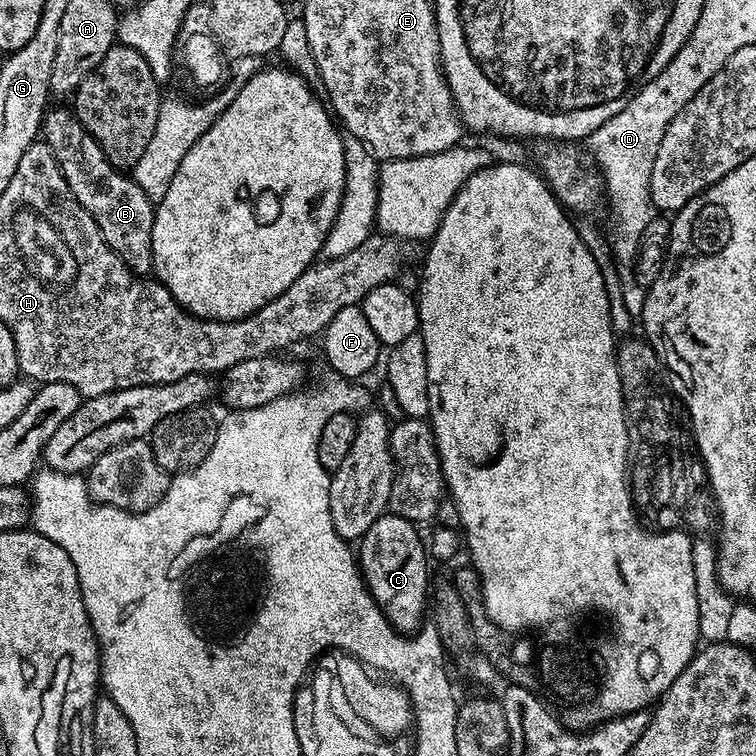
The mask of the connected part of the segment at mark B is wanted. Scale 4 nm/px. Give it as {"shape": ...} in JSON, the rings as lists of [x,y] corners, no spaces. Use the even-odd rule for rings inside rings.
{"shape":[[[71,107],[54,108],[44,118],[43,143],[50,146],[74,198],[78,198],[90,218],[94,218],[110,250],[122,258],[135,276],[147,277],[152,272],[152,231],[156,217],[153,200],[142,194],[131,175],[108,161],[102,146],[98,146],[98,142],[85,130]]]}

